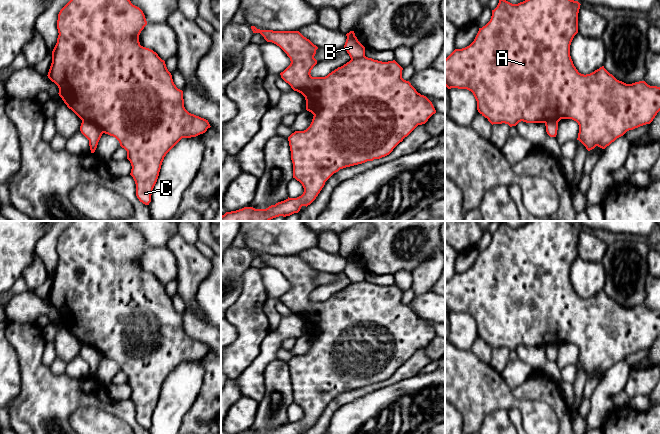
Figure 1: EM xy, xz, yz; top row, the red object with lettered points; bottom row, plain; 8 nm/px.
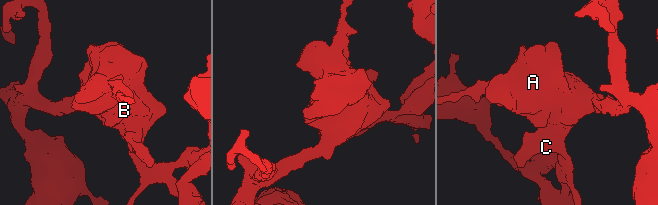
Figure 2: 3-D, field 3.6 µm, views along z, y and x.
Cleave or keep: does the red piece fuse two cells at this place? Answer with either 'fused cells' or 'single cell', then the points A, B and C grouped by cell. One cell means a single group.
fused cells | A C / B

